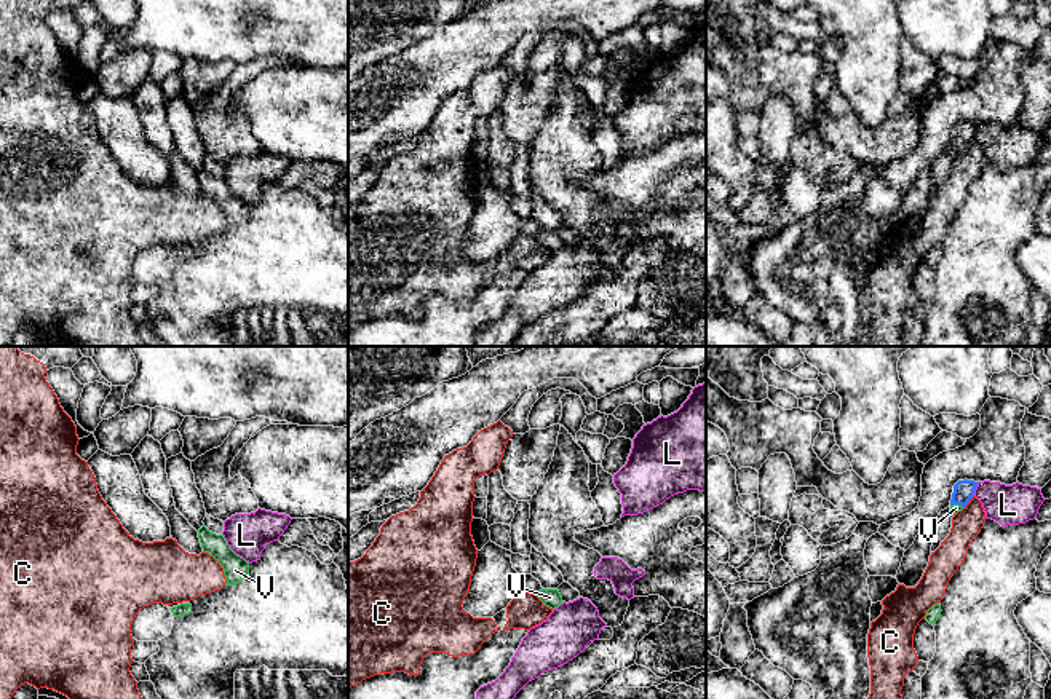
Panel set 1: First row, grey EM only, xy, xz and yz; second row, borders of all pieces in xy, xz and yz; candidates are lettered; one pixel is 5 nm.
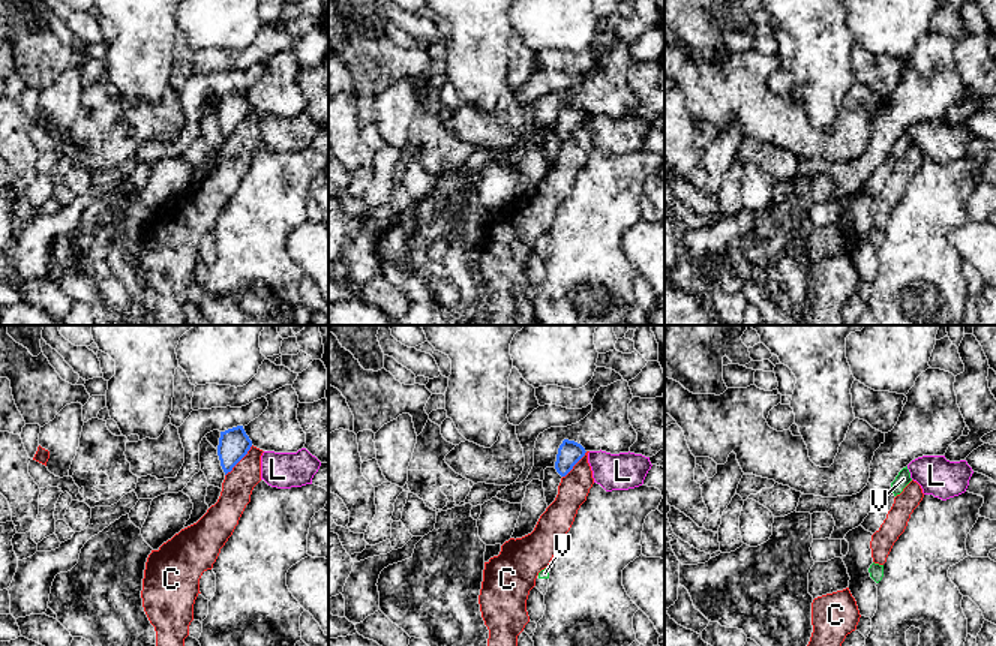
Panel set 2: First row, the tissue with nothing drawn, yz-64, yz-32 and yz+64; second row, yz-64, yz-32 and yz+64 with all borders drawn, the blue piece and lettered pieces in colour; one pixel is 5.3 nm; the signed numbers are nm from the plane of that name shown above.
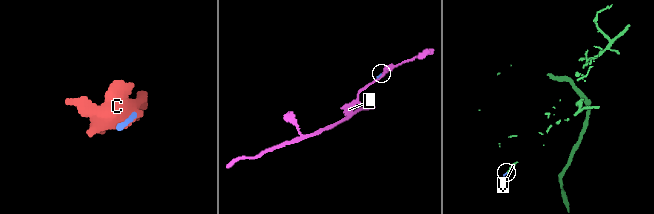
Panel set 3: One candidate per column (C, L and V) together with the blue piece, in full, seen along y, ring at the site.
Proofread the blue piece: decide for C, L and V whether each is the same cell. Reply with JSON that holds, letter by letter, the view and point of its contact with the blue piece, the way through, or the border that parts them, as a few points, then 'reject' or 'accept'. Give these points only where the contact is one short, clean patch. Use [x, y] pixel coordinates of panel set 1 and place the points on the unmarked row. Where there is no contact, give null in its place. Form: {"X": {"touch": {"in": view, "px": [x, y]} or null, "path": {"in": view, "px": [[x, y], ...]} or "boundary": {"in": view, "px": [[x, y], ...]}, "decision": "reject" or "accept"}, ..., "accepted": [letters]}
{"C": {"touch": {"in": "yz", "px": [968, 144]}, "boundary": {"in": "yz", "px": [[973, 138], [963, 150]]}, "decision": "reject"}, "L": {"touch": {"in": "yz", "px": [975, 131]}, "boundary": {"in": "yz", "px": [[979, 125], [973, 138]]}, "decision": "reject"}, "V": {"touch": {"in": "yz", "px": [957, 146]}, "path": {"in": "yz", "px": [[963, 133], [957, 146], [955, 150]]}, "decision": "accept"}, "accepted": ["V"]}

